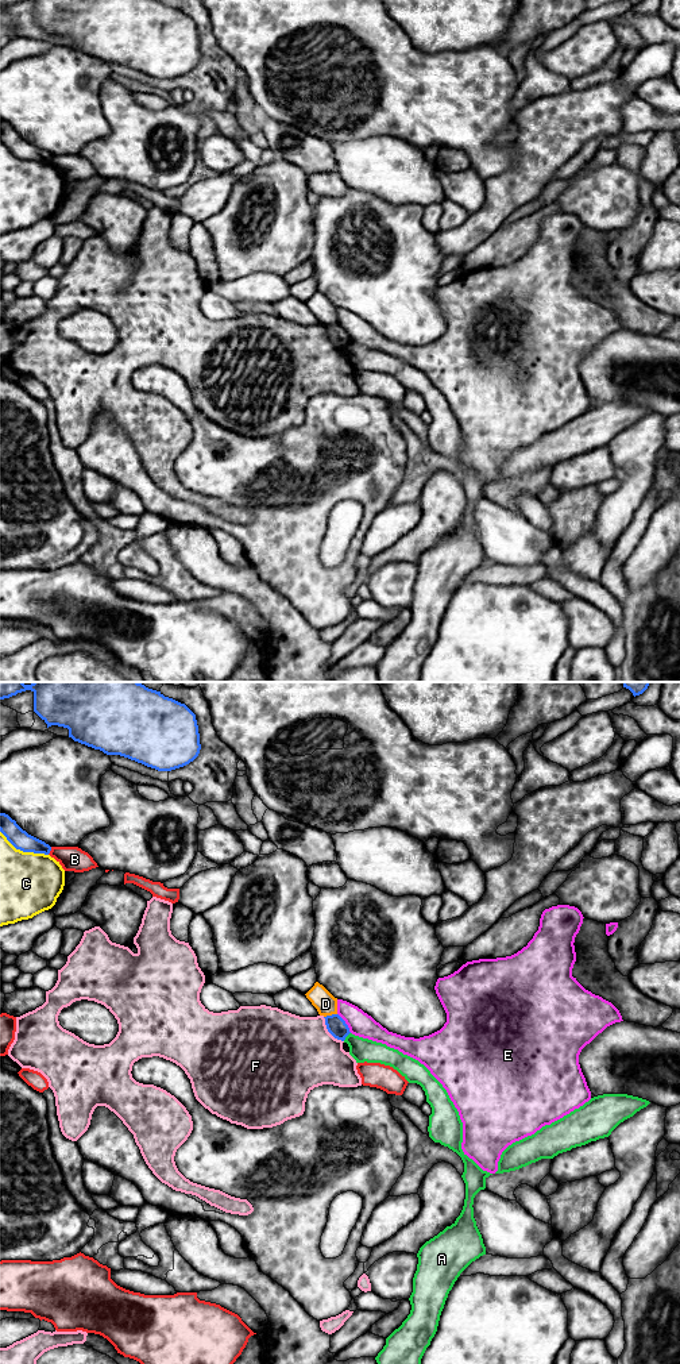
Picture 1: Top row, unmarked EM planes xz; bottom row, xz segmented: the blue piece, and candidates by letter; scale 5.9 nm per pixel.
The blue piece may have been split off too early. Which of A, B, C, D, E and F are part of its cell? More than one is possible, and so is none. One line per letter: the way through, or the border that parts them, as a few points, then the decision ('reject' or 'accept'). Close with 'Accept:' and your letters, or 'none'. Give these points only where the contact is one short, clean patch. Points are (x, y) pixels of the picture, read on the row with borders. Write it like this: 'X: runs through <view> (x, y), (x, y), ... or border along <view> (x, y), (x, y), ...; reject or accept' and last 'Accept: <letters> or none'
A: border along xz (350, 1032), (343, 1040); reject
B: reject
C: reject
D: reject
E: reject
F: reject
Accept: none

